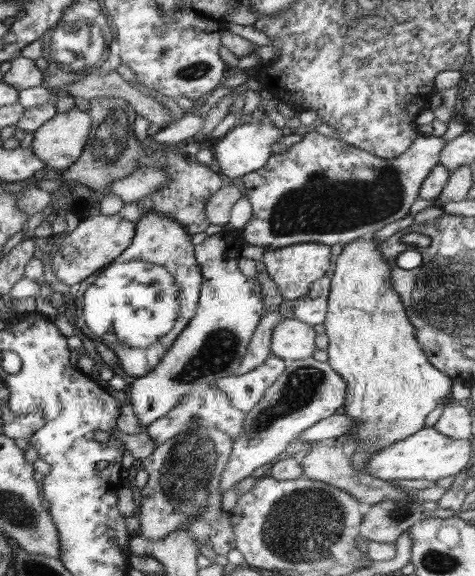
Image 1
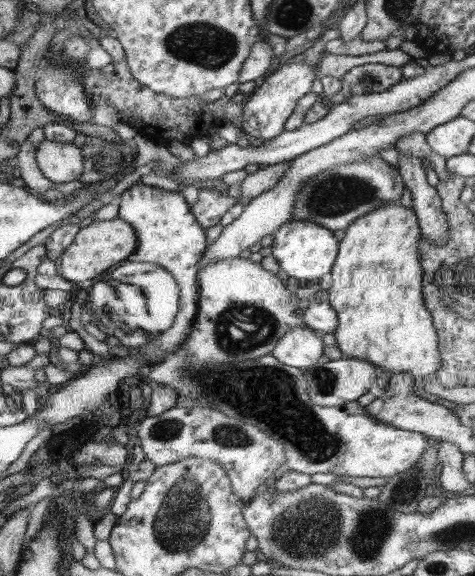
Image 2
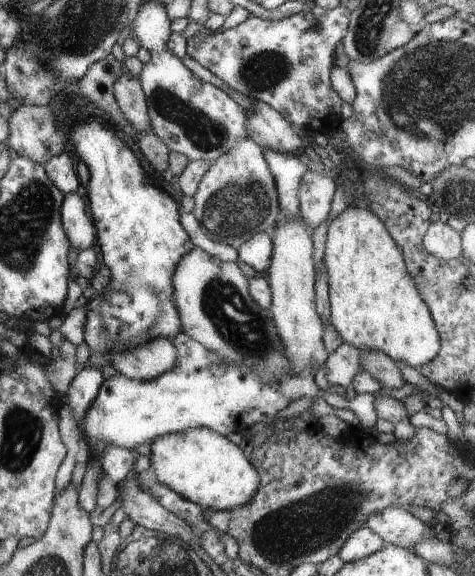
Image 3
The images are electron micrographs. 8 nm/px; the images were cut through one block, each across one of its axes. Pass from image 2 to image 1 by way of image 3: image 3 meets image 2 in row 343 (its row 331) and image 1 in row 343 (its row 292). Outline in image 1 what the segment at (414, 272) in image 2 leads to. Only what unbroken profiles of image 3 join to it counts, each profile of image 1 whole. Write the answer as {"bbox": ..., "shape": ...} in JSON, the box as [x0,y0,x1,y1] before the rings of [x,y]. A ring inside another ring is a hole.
{"bbox":[323,237,452,473],"shape":[[[358,237],[345,244],[341,254],[336,256],[334,275],[330,280],[327,313],[323,322],[329,338],[327,363],[347,382],[344,414],[354,420],[354,429],[350,429],[340,442],[352,447],[349,457],[352,466],[358,472],[367,473],[366,464],[374,452],[425,428],[428,414],[441,406],[442,400],[450,394],[452,378],[426,358],[414,325],[406,314],[406,307],[391,285],[391,266],[382,256],[376,239]]]}

